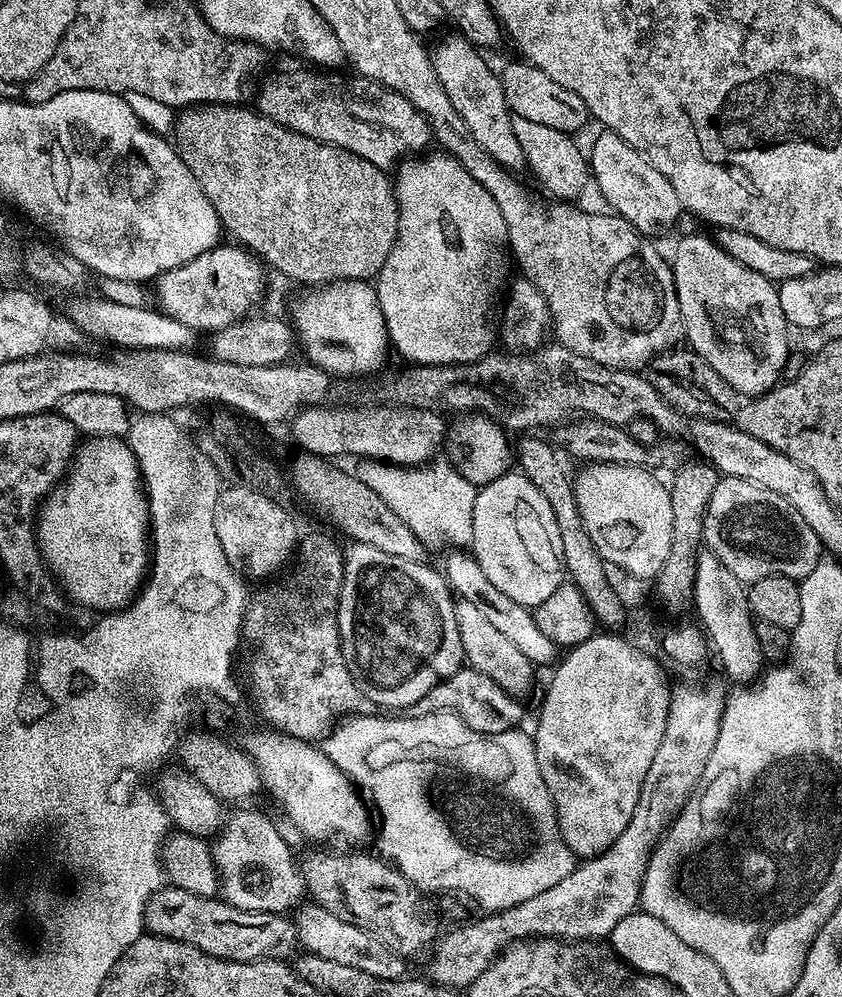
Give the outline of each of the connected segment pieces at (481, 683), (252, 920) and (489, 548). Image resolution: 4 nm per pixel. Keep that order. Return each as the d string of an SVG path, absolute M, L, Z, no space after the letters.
M461 670L449 674L416 703L404 708L402 714L406 717L418 718L425 717L426 714L453 712L455 716L462 718L466 726L470 726L470 730L498 734L515 729L519 725L516 723L524 716L524 708L520 703L519 699L509 696L506 690L502 690L502 686L498 686L481 672Z
M175 886L161 887L144 905L142 924L153 936L181 940L223 960L260 962L271 957L268 956L271 952L288 952L298 944L295 925L285 915L241 910L223 899L201 896Z
M523 474L512 475L499 476L477 491L470 552L498 590L516 603L535 606L565 583L562 538L550 502Z

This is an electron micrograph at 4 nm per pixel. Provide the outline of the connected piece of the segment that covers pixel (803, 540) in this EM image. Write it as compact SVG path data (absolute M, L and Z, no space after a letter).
M733 476L717 479L716 488L710 494L704 511L703 543L707 551L713 552L722 566L726 566L726 570L730 570L730 574L734 574L734 578L742 582L761 580L767 576L785 576L800 582L812 573L814 566L822 559L820 540L814 530L810 530L810 526L802 522L802 518L790 506L790 502L786 502L786 498L778 498L774 490L766 490L754 482Z

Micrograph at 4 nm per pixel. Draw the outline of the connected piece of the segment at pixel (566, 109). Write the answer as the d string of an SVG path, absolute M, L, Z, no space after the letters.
M527 62L519 63L508 64L501 72L498 72L500 88L504 92L504 101L508 103L508 111L512 113L513 117L530 122L542 122L542 126L550 126L554 130L569 134L576 134L584 123L589 123L588 107L584 105L582 98L578 98L578 94L574 94L574 90L566 90L566 86L554 82L554 78L550 78L550 74L546 74L541 68L536 68Z

